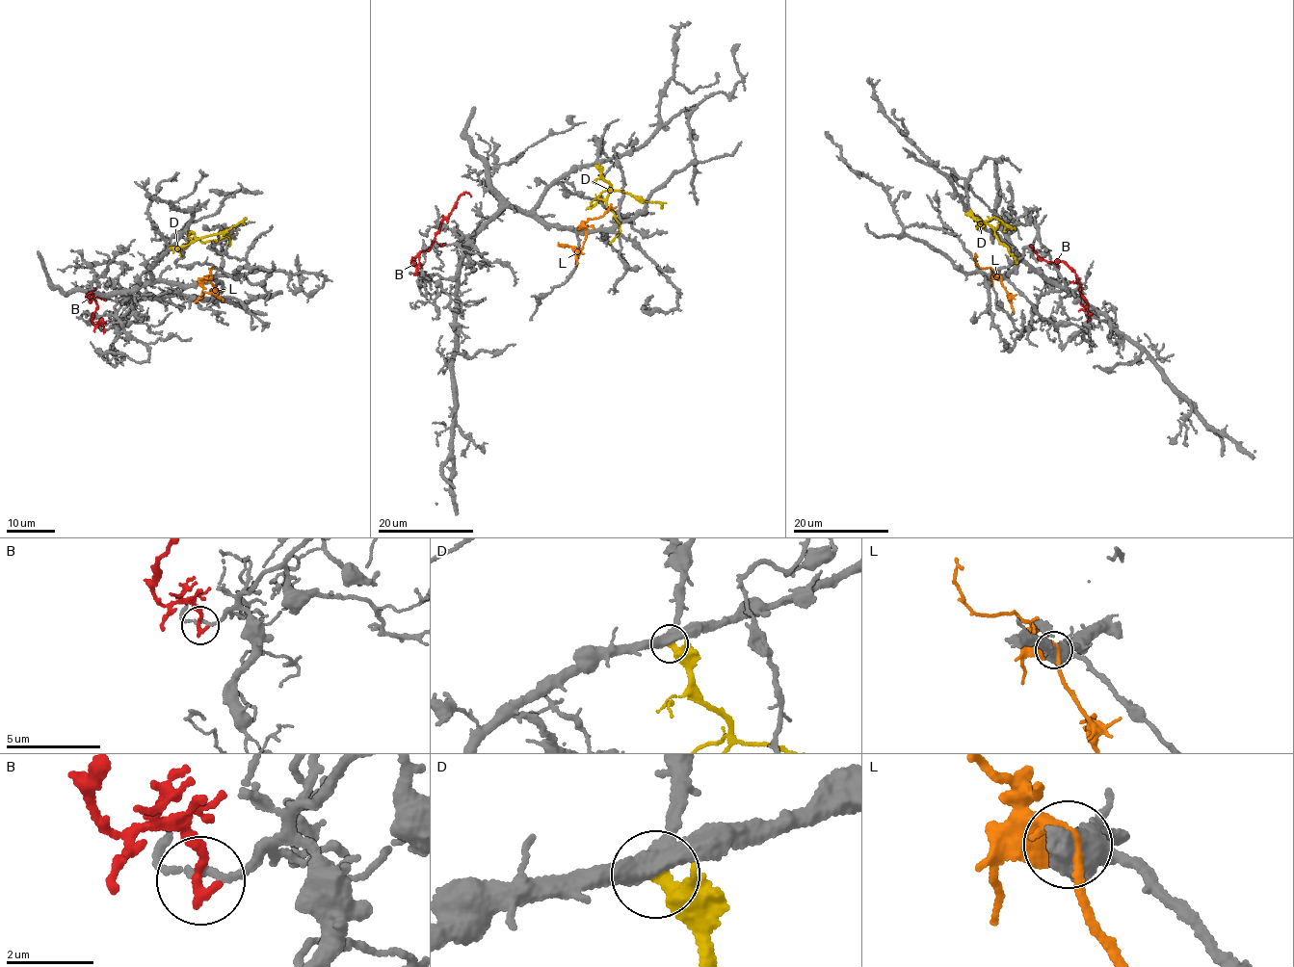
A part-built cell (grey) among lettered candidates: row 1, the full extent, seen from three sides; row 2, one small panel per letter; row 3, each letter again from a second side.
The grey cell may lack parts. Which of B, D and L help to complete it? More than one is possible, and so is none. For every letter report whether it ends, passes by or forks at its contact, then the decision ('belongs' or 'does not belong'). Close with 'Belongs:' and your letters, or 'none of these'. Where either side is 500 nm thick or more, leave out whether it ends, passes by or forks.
B: it ends there; belongs
D: it ends there; does not belong
L: does not belong
Belongs: B

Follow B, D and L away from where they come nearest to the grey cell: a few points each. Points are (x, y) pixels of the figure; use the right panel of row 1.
B: (1088, 320), (1085, 297), (1072, 269), (1061, 261), (1042, 258), (1030, 246), (1033, 246)
D: (970, 210), (978, 220), (990, 224), (1017, 262)
L: (1000, 277), (1008, 296), (1011, 294), (1007, 298)

